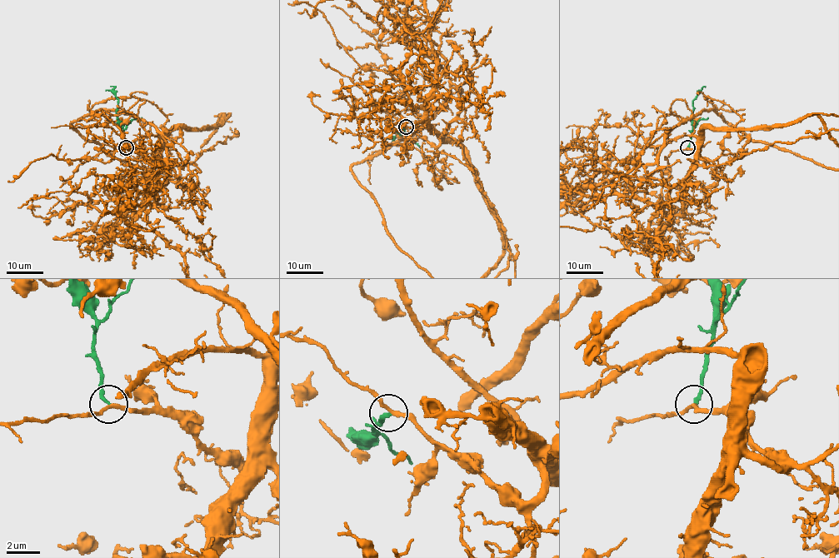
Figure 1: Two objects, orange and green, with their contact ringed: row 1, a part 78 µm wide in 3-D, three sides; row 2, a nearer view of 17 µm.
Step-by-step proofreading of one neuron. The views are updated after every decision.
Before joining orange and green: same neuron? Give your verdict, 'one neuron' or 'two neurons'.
one neuron

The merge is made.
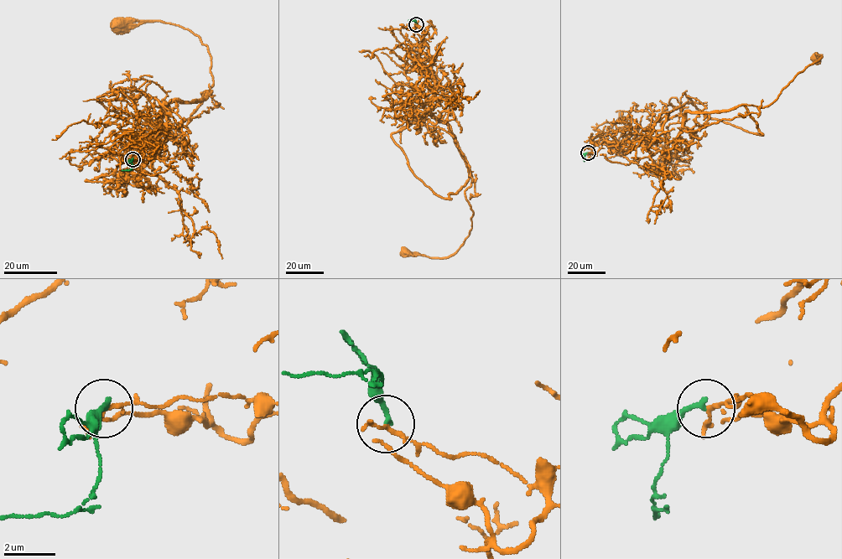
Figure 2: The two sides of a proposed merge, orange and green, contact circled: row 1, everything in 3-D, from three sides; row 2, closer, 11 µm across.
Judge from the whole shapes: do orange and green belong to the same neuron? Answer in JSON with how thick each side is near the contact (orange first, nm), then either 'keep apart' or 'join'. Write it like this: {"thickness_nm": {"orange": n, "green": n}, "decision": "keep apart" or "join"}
{"thickness_nm": {"orange": 110, "green": 190}, "decision": "keep apart"}

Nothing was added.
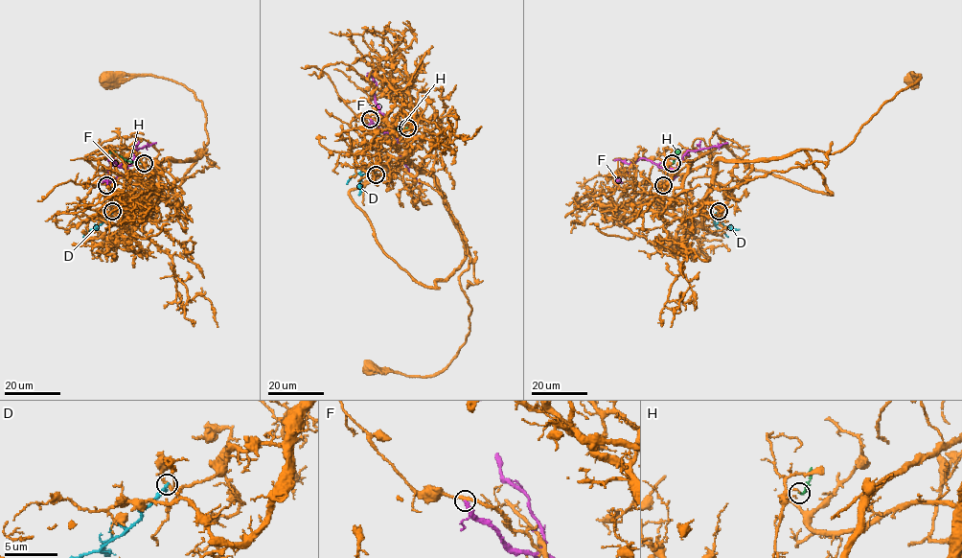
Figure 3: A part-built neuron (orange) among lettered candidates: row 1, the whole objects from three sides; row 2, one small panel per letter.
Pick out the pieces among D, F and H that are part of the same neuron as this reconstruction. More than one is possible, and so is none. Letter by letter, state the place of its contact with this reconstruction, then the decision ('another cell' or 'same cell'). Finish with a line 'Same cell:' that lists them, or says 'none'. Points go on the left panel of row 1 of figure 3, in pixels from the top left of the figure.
D: contact (112, 211); another cell
F: contact (106, 185); another cell
H: contact (144, 163); same cell
Same cell: H

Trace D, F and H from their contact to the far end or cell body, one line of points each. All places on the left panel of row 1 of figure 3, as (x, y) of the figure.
D: (112, 211), (102, 223), (99, 221), (95, 229)
F: (106, 185), (127, 170), (111, 158), (109, 185)
H: (144, 163), (127, 161), (115, 152), (106, 151)

